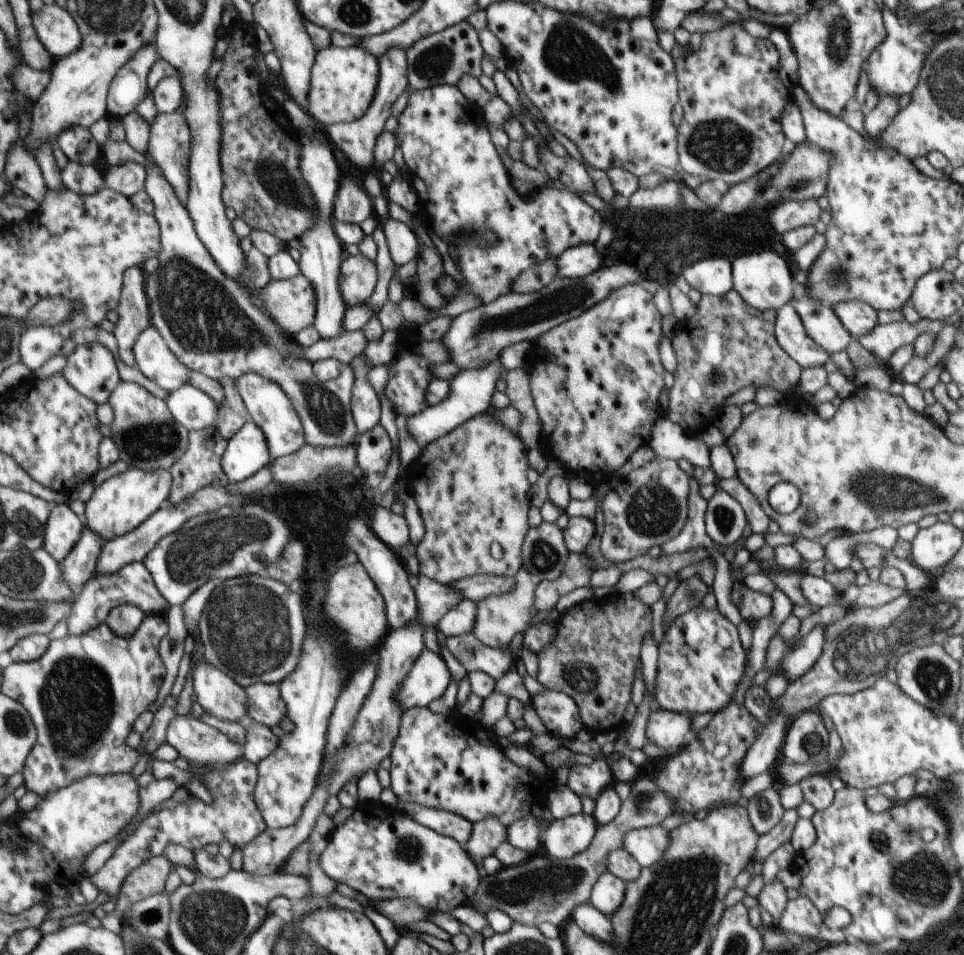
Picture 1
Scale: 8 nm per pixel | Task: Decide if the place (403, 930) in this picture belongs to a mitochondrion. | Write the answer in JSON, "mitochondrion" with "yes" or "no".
{"mitochondrion":"no"}

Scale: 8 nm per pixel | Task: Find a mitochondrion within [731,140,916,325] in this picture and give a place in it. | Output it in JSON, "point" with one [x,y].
{"point":[837,278]}

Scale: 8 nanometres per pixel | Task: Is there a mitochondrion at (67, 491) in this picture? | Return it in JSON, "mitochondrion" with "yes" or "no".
{"mitochondrion":"no"}

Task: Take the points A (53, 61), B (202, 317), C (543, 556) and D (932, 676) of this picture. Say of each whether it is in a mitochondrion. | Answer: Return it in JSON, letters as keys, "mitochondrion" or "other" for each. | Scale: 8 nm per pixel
{"A":"other","B":"mitochondrion","C":"mitochondrion","D":"mitochondrion"}

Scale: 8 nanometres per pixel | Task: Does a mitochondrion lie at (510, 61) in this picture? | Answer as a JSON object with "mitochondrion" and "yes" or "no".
{"mitochondrion":"no"}

